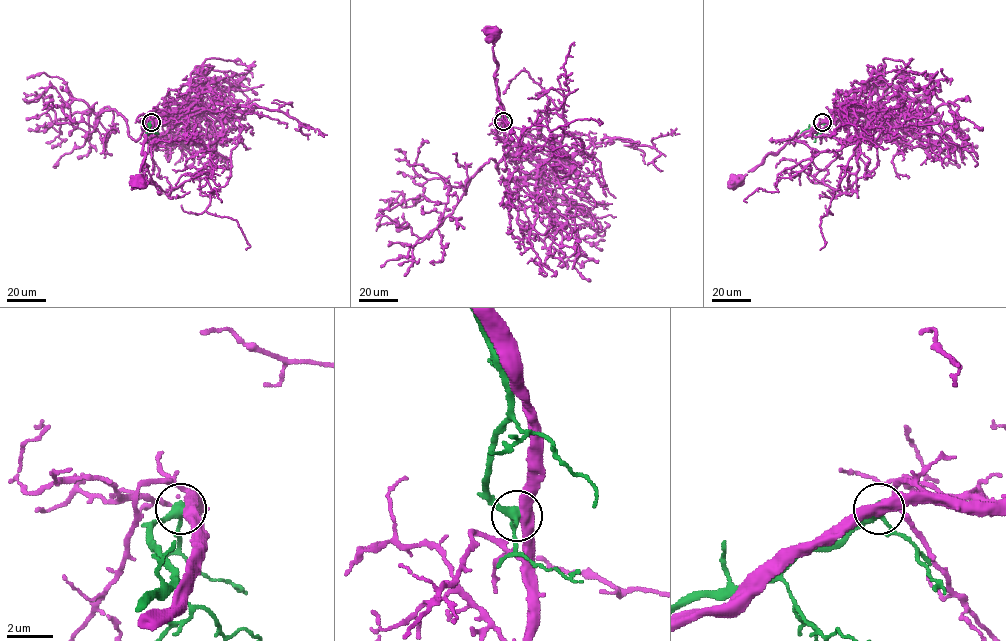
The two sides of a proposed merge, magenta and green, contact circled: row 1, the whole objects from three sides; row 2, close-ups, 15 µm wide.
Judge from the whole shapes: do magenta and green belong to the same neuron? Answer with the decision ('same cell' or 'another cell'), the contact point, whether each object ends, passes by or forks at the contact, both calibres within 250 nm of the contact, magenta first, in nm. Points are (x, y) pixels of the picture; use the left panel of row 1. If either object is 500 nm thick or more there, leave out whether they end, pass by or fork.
another cell; at (151, 122); magenta passes by; green passes by; 460 nm thick on the magenta side, 360 nm on the other

